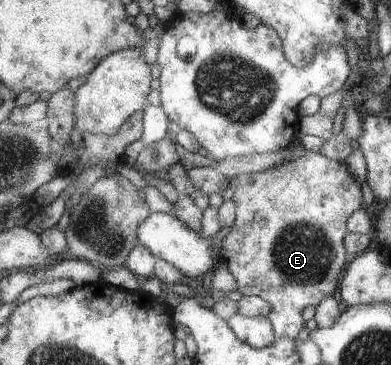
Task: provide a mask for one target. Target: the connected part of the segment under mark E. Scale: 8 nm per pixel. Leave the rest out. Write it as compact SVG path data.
M302 149L302 156L294 158L293 160L286 160L283 164L278 164L276 167L259 171L258 173L242 174L231 178L231 187L234 191L233 200L236 202L237 218L234 225L231 227L230 233L223 240L224 257L228 259L228 270L238 283L238 291L244 296L260 296L267 302L271 303L273 311L267 318L272 323L277 339L292 338L298 339L301 334L301 329L304 328L304 309L314 305L316 308L322 300L328 296L334 295L338 291L338 281L340 275L345 273L347 264L350 262L351 257L345 246L345 237L349 231L349 219L357 212L362 205L364 205L364 197L362 197L362 189L360 189L359 181L354 177L353 173L349 170L346 162L339 162L338 160L329 158L322 152L314 152Z

